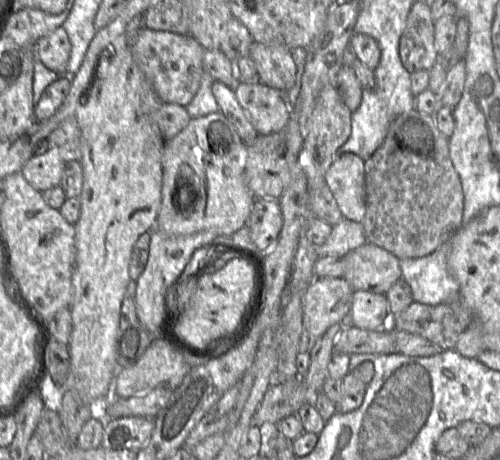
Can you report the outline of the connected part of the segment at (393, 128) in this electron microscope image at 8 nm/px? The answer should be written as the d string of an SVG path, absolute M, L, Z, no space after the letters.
M415 108L410 112L397 116L391 121L383 142L375 152L365 160L365 192L366 214L361 223L364 227L367 242L389 251L398 259L407 259L427 256L437 250L444 242L450 241L453 234L462 226L464 195L460 178L450 158L449 138L444 136L438 129L434 115L420 112Z

